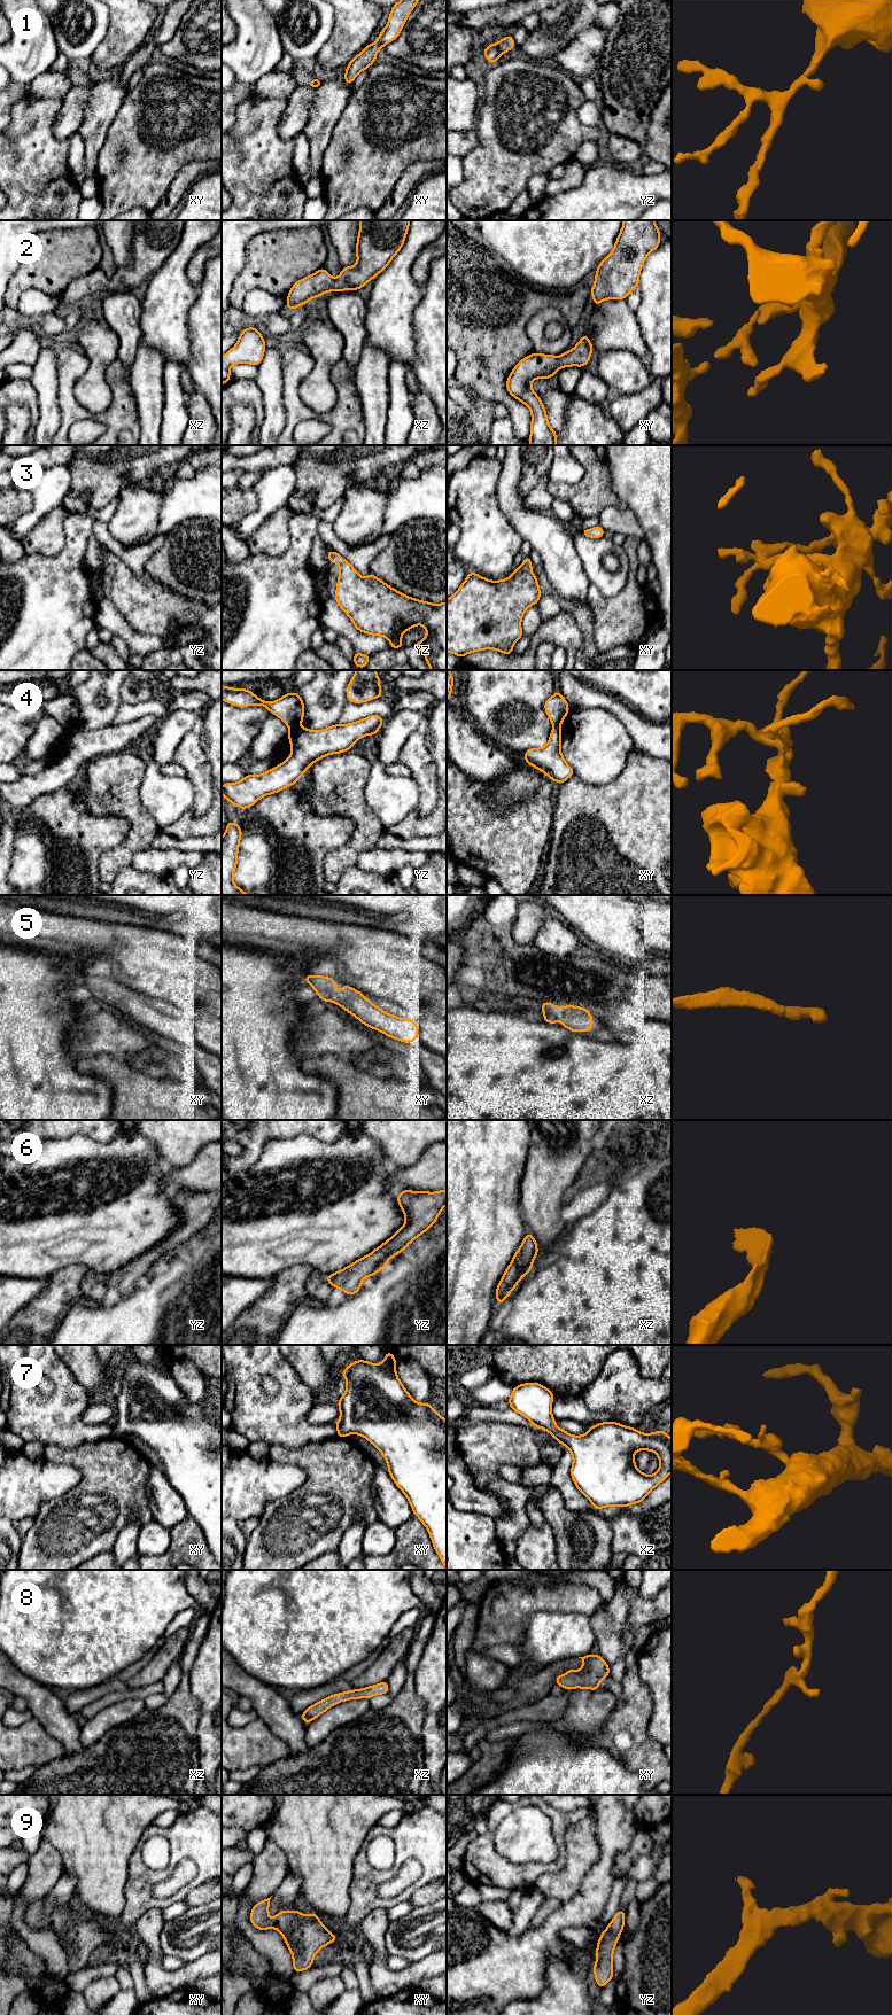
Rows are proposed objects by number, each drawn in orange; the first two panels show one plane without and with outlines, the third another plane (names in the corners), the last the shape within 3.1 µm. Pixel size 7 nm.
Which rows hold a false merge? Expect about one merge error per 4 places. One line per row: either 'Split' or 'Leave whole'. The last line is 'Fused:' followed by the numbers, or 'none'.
1: Leave whole
2: Leave whole
3: Leave whole
4: Split
5: Leave whole
6: Leave whole
7: Leave whole
8: Leave whole
9: Leave whole
Fused: 4

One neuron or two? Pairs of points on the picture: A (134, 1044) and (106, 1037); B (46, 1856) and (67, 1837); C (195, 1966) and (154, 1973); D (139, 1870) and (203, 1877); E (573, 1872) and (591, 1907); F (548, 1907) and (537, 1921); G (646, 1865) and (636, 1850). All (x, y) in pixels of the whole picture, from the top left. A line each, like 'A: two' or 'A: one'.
A: one
B: two
C: one
D: one
E: two
F: one
G: two

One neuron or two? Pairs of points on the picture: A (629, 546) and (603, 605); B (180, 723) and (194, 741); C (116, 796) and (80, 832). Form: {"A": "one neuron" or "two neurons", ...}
{"A": "one neuron", "B": "two neurons", "C": "two neurons"}

